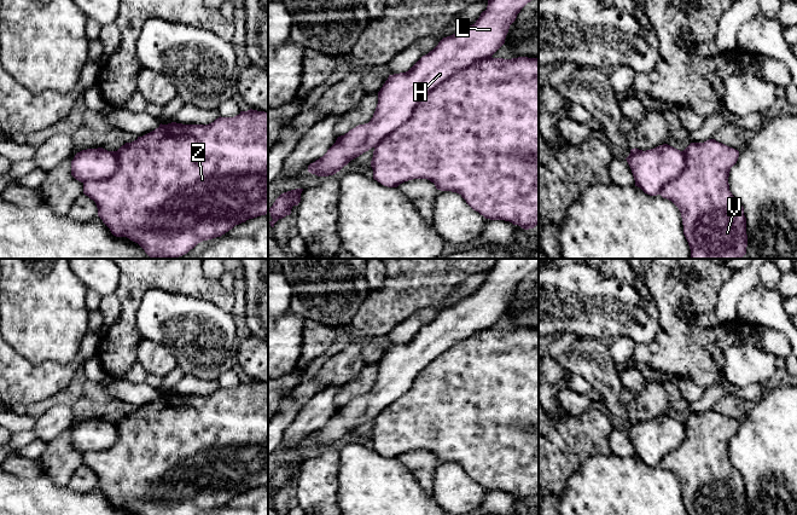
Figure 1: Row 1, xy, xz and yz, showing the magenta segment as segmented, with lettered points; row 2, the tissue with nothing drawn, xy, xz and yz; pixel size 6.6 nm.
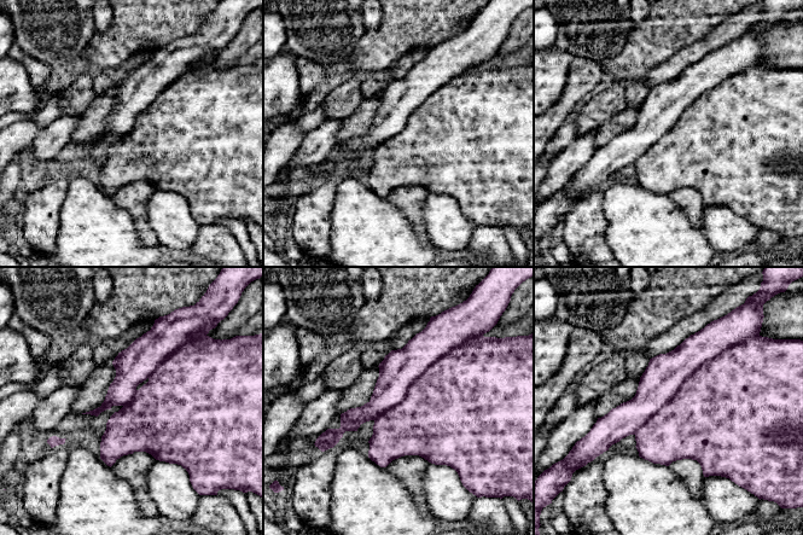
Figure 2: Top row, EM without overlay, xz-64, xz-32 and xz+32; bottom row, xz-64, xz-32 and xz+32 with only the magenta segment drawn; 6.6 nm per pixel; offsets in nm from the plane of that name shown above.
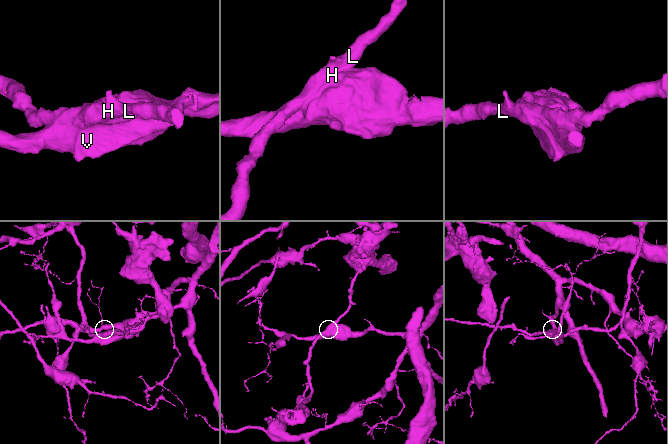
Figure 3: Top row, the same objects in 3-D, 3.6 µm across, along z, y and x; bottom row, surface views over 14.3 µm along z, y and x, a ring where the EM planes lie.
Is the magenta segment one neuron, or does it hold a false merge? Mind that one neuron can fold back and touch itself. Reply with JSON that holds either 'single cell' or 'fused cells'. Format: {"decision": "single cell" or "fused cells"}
{"decision": "fused cells"}

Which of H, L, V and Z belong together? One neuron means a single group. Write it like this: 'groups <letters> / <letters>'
groups H L / V Z

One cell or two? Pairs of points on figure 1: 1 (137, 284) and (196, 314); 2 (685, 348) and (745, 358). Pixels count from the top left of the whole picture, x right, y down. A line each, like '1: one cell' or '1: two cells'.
1: two cells
2: two cells

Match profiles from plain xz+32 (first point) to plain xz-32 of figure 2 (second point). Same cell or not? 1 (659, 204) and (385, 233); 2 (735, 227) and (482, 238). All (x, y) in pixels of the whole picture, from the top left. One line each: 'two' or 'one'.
1: one
2: two

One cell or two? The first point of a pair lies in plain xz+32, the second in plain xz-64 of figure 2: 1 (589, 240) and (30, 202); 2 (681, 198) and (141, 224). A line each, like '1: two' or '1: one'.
1: one
2: one

